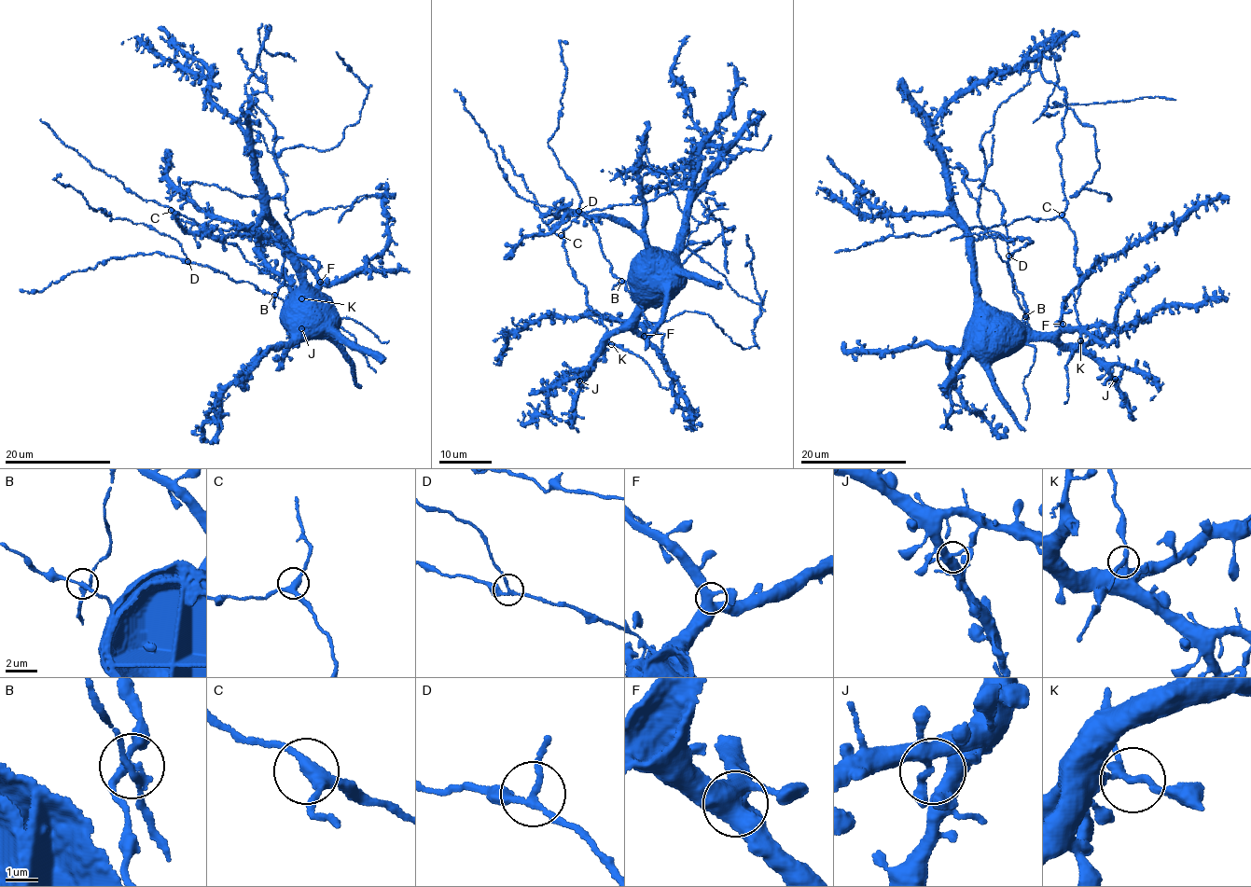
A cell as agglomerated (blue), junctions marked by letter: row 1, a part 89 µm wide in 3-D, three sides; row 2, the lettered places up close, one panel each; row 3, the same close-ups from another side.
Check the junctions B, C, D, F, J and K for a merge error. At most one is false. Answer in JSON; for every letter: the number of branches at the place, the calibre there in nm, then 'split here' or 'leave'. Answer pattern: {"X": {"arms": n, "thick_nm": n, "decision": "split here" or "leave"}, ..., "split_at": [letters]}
{"B": {"arms": 4, "thick_nm": 200, "decision": "split here"}, "C": {"arms": 3, "thick_nm": 320, "decision": "leave"}, "D": {"arms": 3, "thick_nm": 160, "decision": "leave"}, "F": {"arms": 4, "thick_nm": 480, "decision": "leave"}, "J": {"arms": 4, "thick_nm": 300, "decision": "leave"}, "K": {"arms": 3, "thick_nm": 190, "decision": "leave"}, "split_at": ["B"]}

